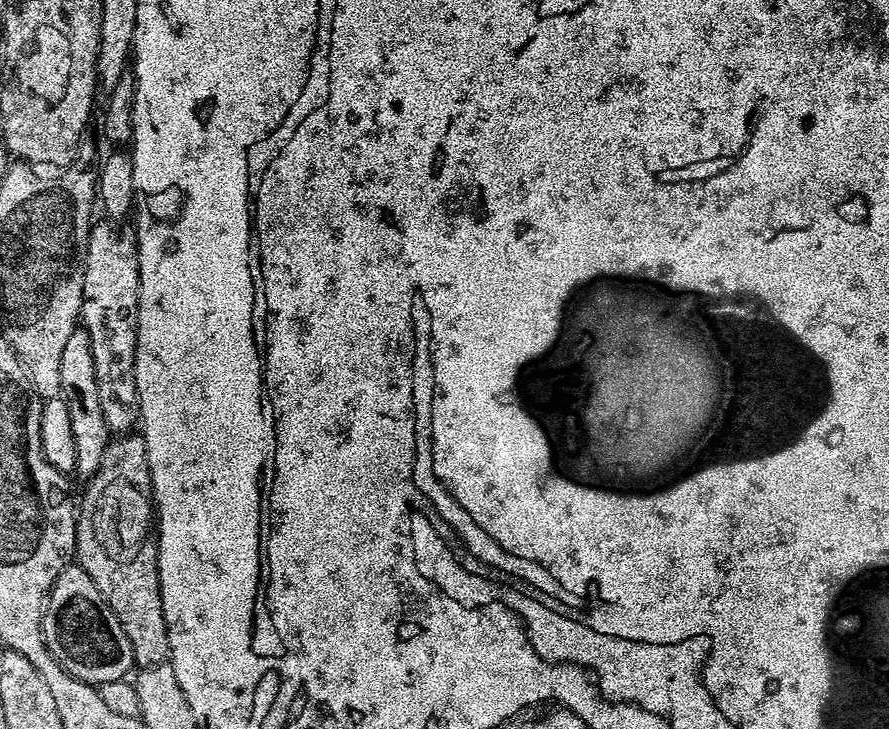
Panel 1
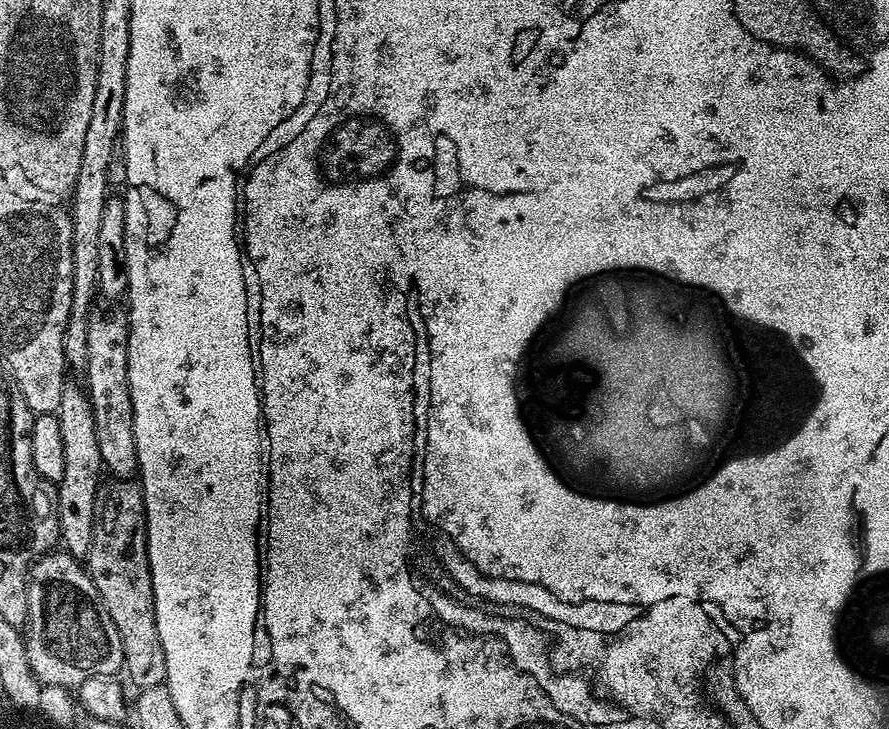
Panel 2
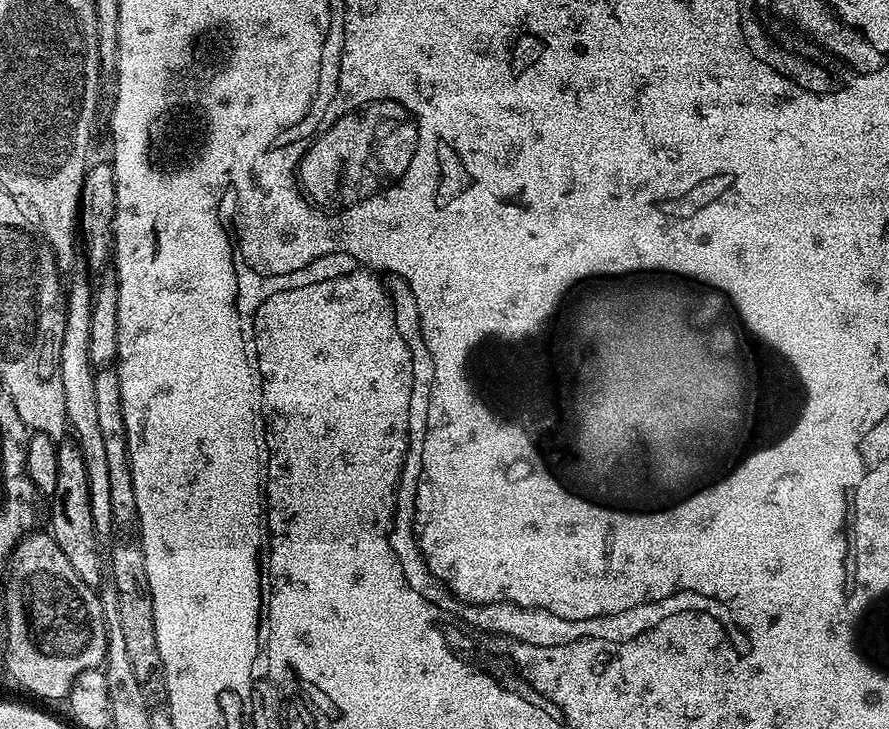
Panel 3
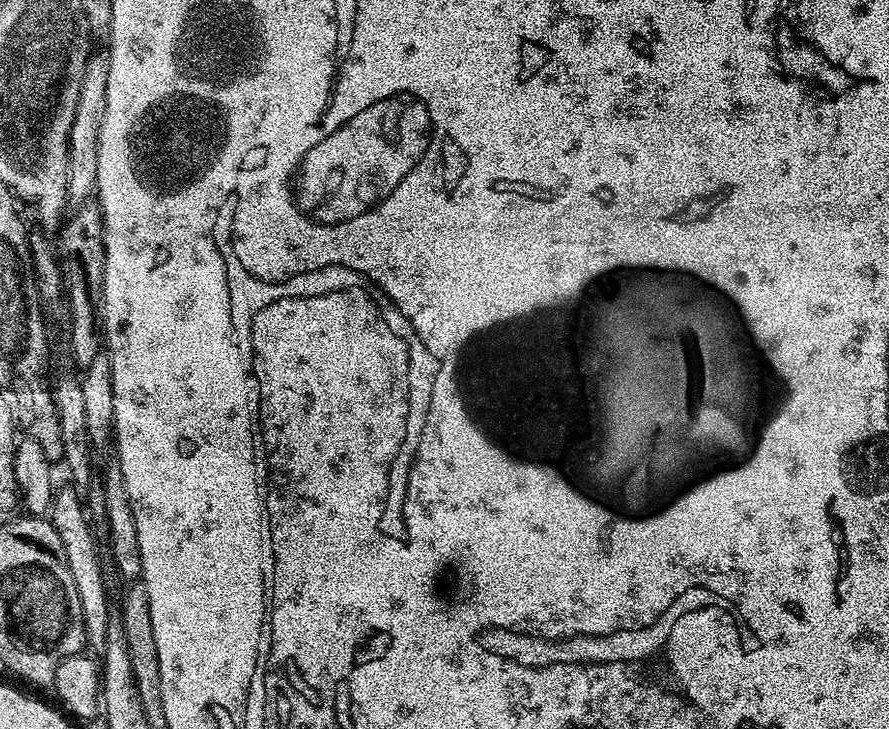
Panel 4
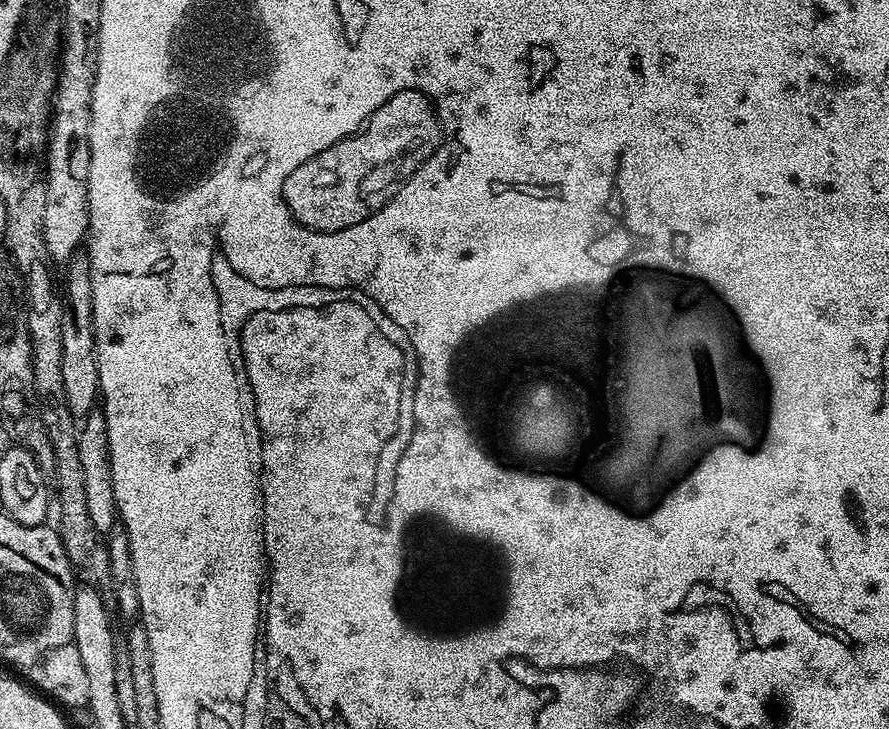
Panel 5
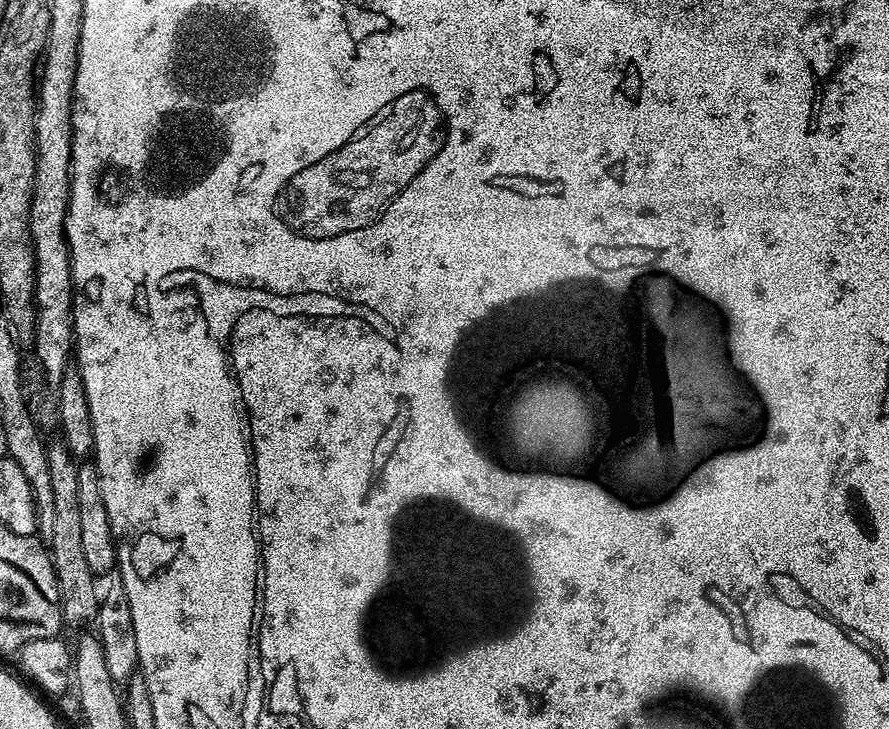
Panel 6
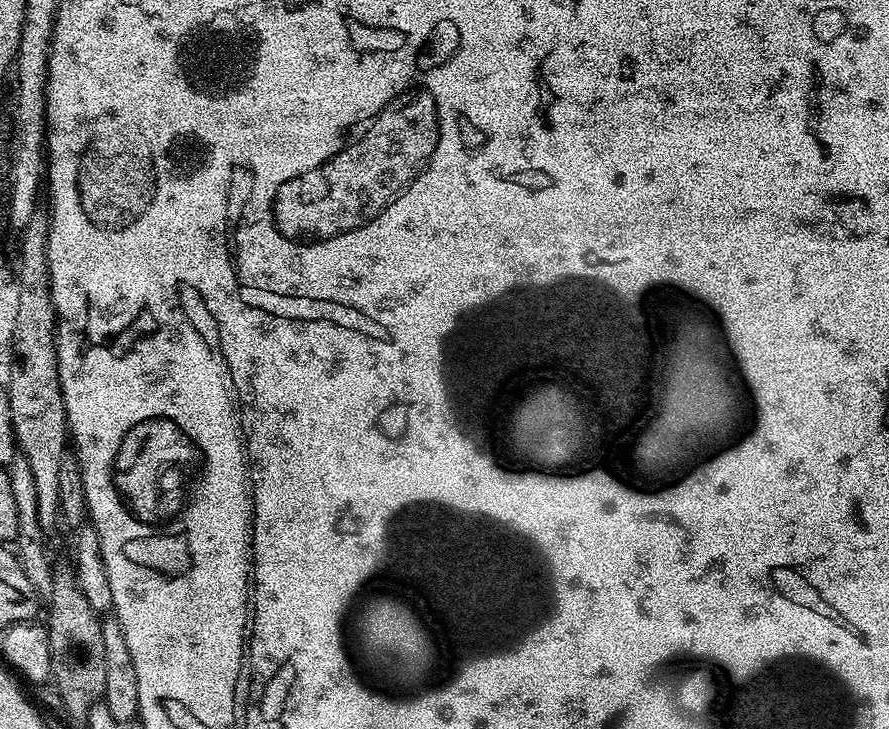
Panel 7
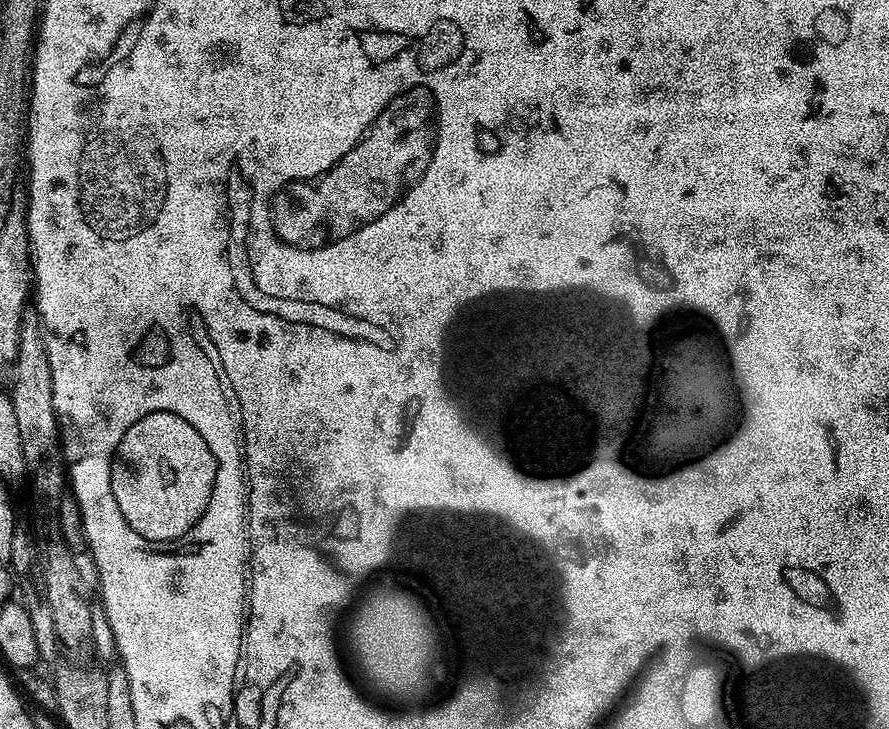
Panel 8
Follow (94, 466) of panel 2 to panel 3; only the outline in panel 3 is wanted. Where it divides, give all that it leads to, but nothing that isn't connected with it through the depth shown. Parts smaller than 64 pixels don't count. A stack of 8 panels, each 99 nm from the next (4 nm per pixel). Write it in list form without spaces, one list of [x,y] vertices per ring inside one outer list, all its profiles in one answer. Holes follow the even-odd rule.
[[[75,442],[61,443],[57,447],[56,453],[58,454],[58,483],[55,484],[54,490],[50,493],[50,500],[52,500],[50,535],[54,538],[54,542],[58,542],[58,550],[62,550],[62,554],[66,554],[66,558],[70,561],[70,567],[78,574],[78,578],[82,578],[82,582],[86,582],[86,586],[99,589],[105,579],[106,568],[105,565],[104,568],[100,565],[102,545],[96,540],[94,518],[90,515],[90,482],[86,482],[86,462],[82,462],[80,447]]]

